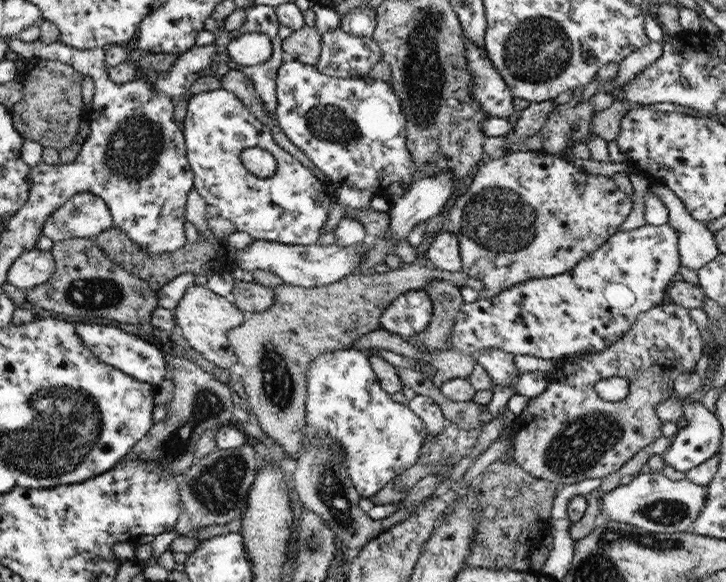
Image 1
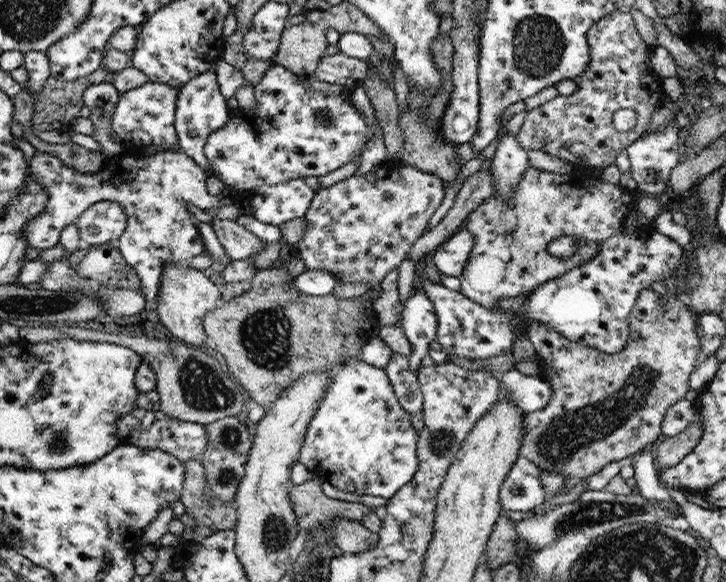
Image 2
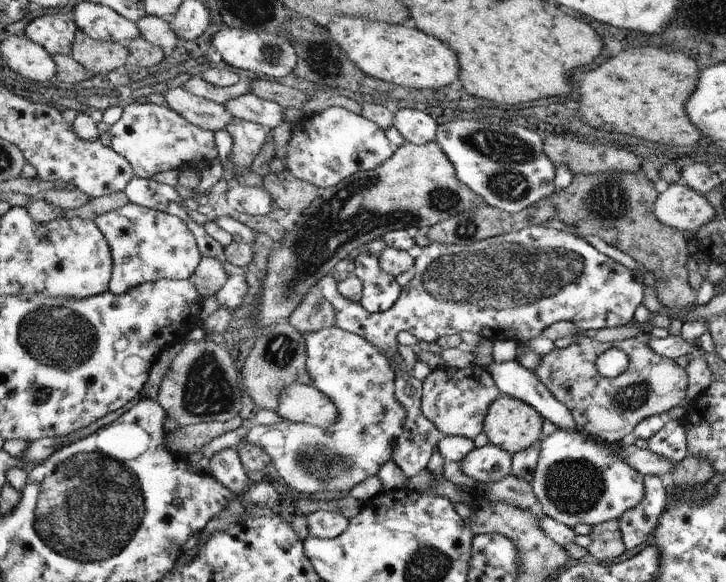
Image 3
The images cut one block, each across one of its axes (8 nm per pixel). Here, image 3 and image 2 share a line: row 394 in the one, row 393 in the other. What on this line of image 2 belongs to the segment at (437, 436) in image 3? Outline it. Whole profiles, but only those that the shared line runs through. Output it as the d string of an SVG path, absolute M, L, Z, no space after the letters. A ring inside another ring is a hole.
M392 353L388 364L383 368L388 375L394 394L402 408L411 414L420 414L423 395L416 371L410 370L409 358Z

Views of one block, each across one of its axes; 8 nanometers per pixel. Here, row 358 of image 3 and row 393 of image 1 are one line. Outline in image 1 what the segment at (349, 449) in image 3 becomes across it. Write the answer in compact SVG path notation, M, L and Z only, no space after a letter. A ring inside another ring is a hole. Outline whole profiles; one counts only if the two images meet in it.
M362 351L322 353L308 365L306 392L306 422L299 453L317 440L341 446L350 480L361 497L374 496L395 476L418 464L428 433L426 426L406 404L395 402L380 388Z

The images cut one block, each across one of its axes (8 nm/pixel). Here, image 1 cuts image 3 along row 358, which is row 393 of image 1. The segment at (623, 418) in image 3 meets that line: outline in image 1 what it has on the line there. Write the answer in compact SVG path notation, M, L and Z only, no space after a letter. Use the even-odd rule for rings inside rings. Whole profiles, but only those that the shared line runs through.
M665 301L638 315L625 336L603 351L579 353L557 359L552 370L548 372L546 390L535 396L534 400L530 399L527 407L516 417L516 431L512 438L515 450L513 460L528 474L563 486L576 484L586 478L607 477L626 464L644 446L660 438L663 422L658 418L656 405L669 398L680 374L695 370L698 359L707 349L704 334L700 332L688 311L687 308ZM610 377L624 377L629 380L629 393L622 401L608 403L596 394L595 384Z

